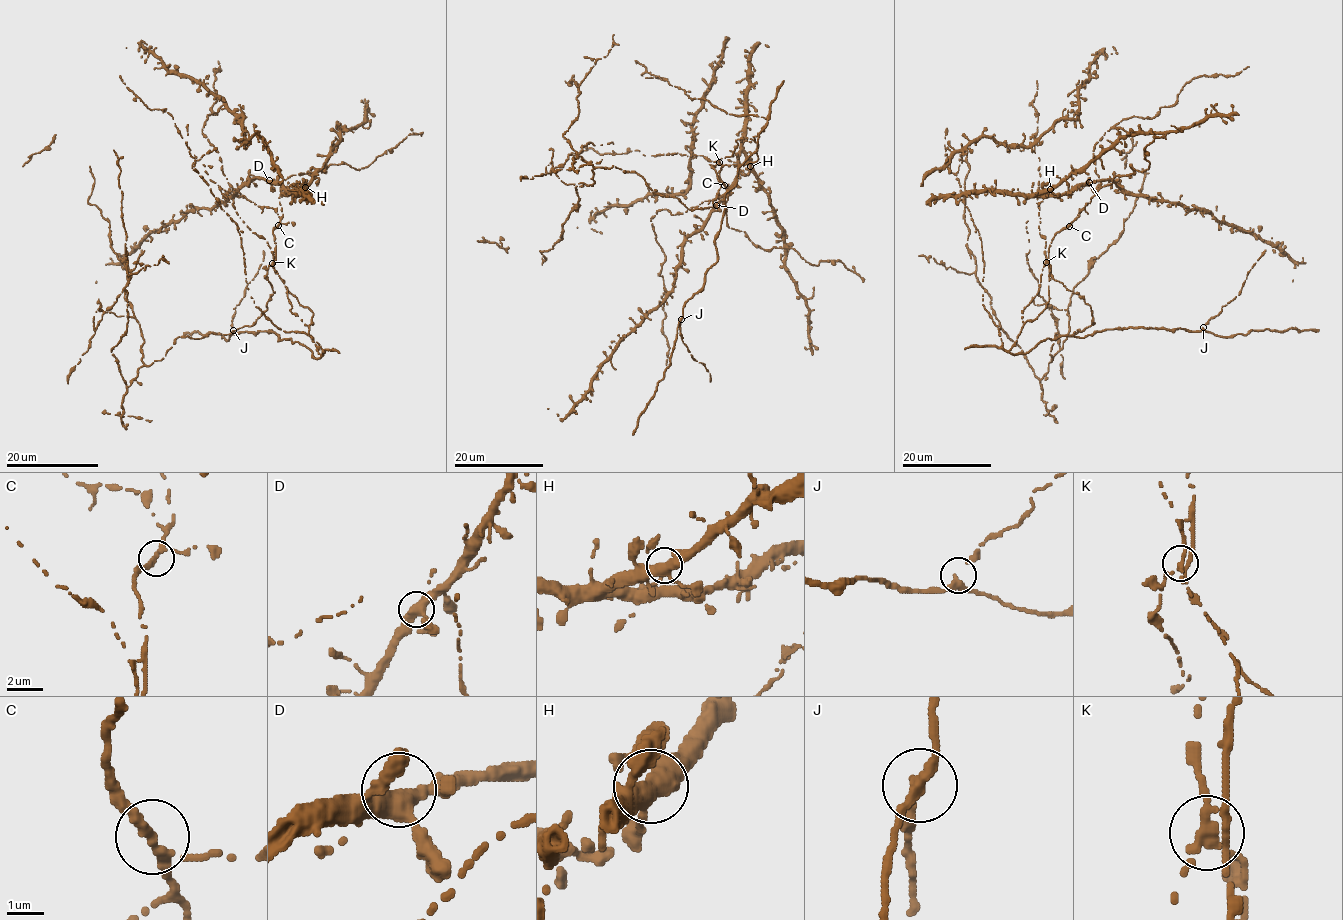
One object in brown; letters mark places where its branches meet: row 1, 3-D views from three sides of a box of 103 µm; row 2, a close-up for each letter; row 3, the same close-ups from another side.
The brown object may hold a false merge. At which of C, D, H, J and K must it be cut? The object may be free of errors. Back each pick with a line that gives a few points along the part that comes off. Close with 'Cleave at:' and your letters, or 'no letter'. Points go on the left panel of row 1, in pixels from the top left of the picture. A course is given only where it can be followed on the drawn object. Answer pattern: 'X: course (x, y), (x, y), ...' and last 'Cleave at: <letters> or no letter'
Cleave at: K

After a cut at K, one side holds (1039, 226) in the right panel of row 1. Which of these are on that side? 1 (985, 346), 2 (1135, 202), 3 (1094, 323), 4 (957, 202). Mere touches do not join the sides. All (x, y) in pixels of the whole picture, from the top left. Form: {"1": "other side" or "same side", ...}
{"1": "same side", "2": "other side", "3": "other side", "4": "same side"}

